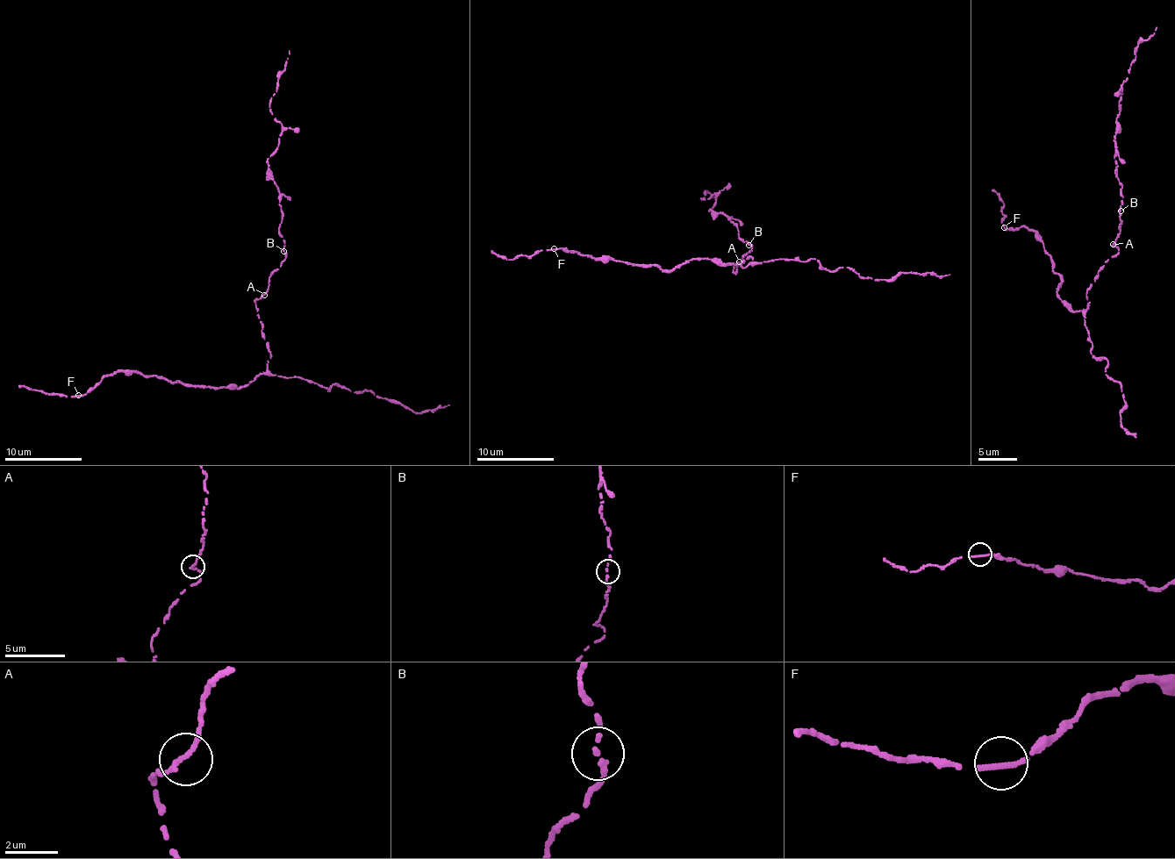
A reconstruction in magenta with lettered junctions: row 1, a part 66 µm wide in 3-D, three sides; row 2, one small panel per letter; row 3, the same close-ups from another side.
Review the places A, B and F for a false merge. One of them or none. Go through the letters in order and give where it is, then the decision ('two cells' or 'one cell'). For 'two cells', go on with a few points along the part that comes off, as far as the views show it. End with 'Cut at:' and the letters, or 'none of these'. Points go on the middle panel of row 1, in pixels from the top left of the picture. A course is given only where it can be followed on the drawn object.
A: (739, 261) | one cell
B: (748, 245) | one cell
F: (554, 248) | one cell
Cut at: none of these

